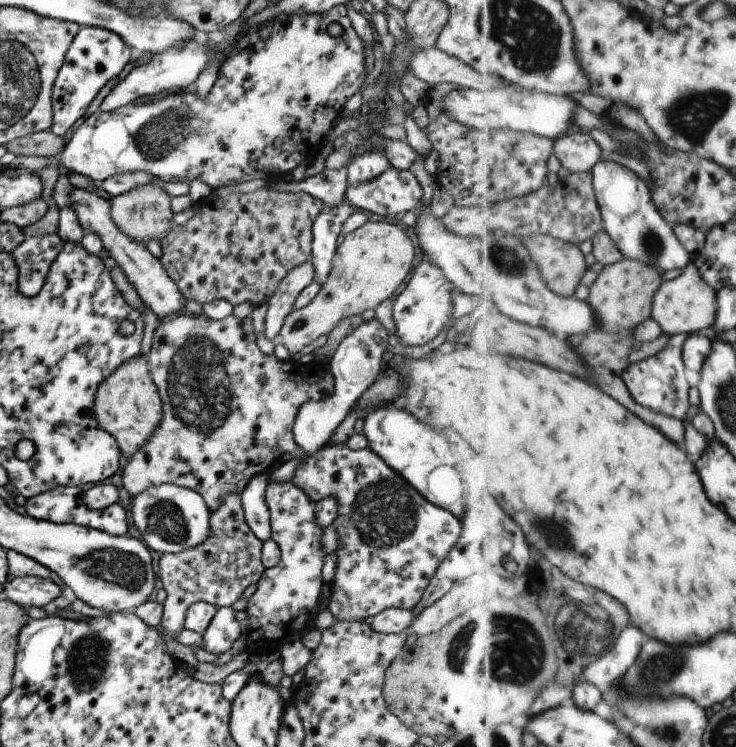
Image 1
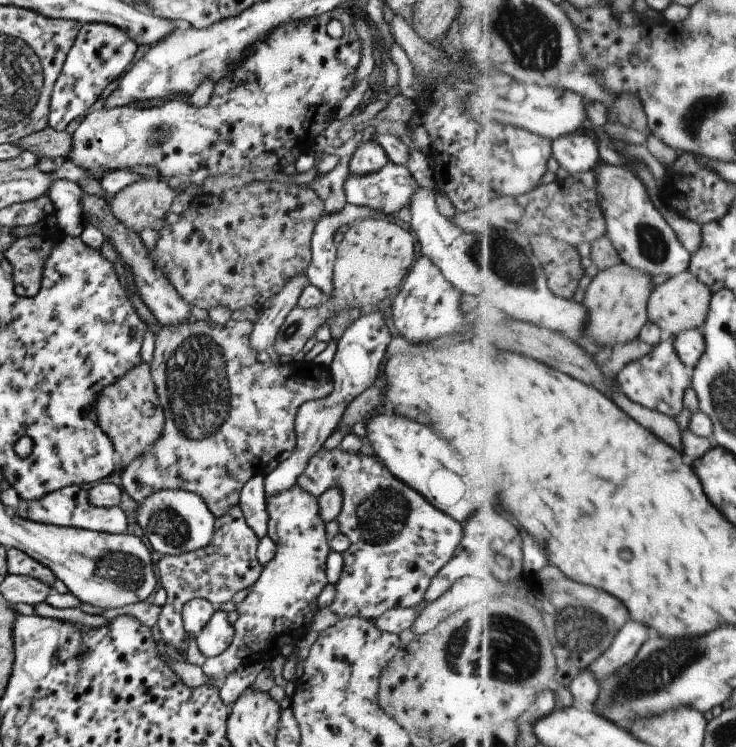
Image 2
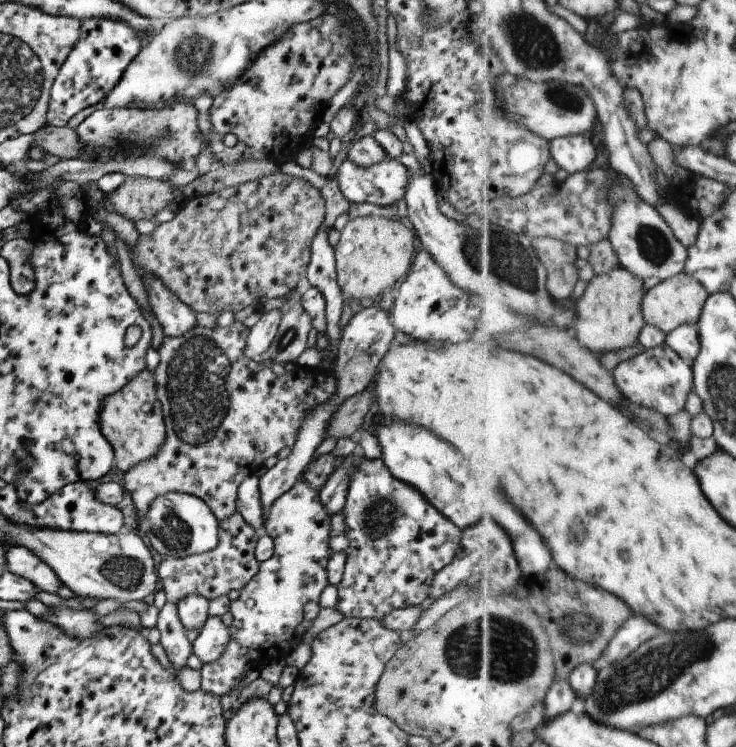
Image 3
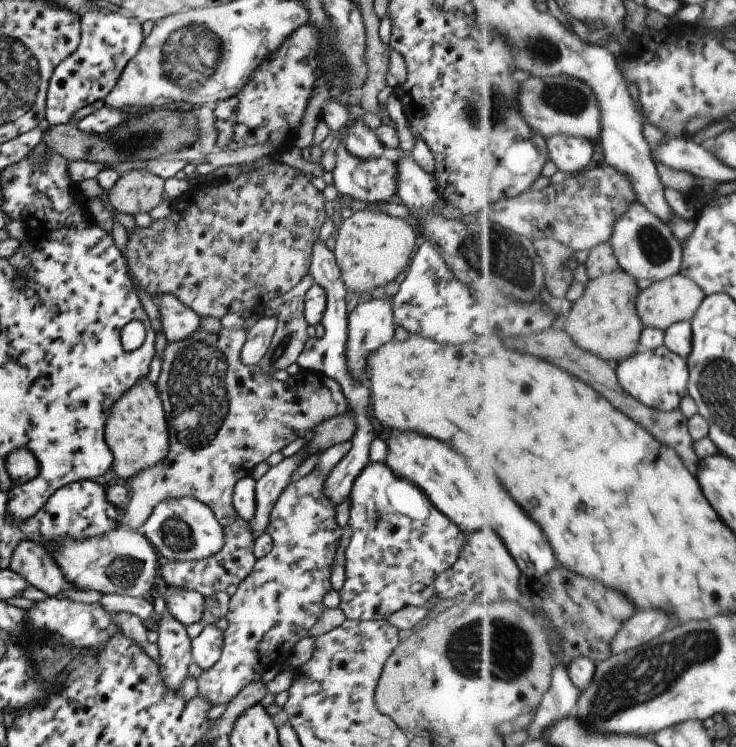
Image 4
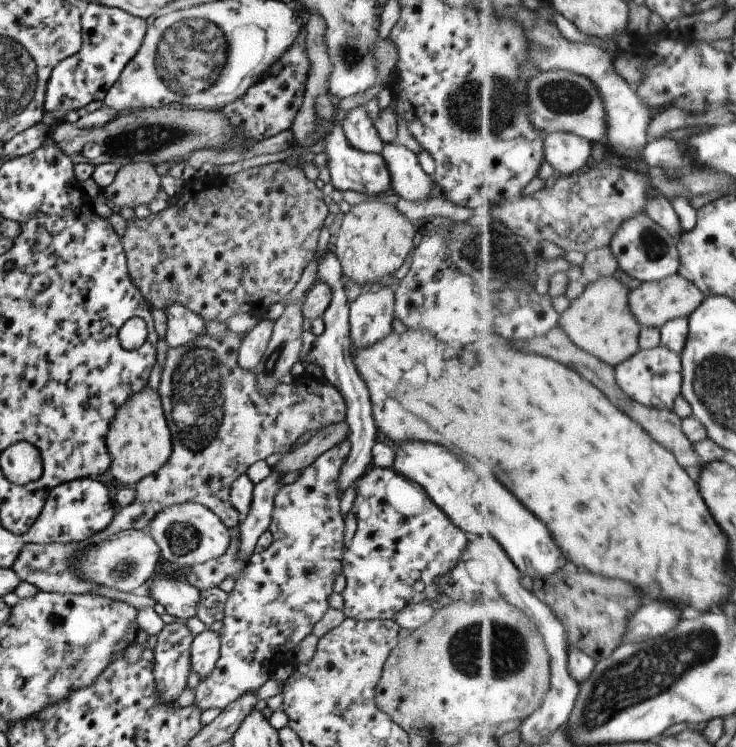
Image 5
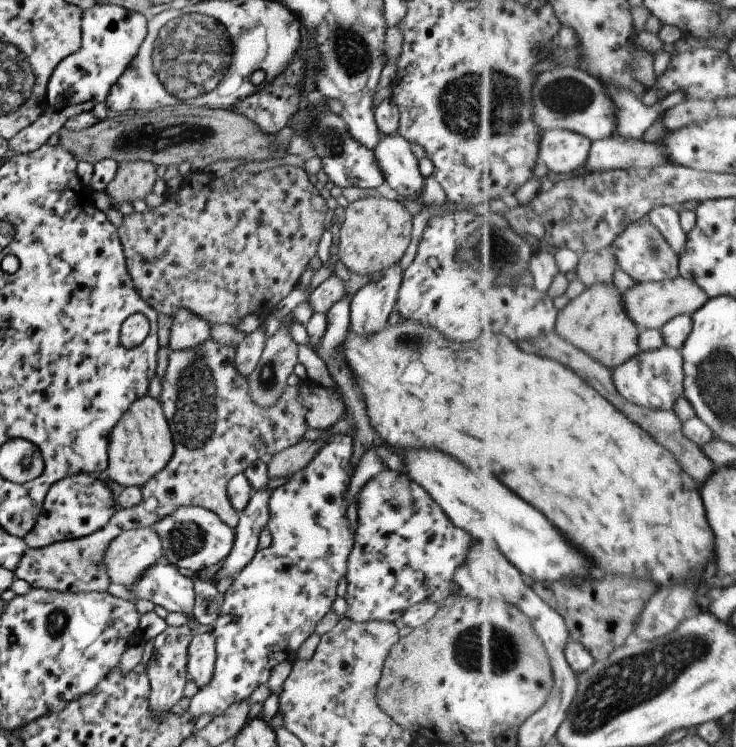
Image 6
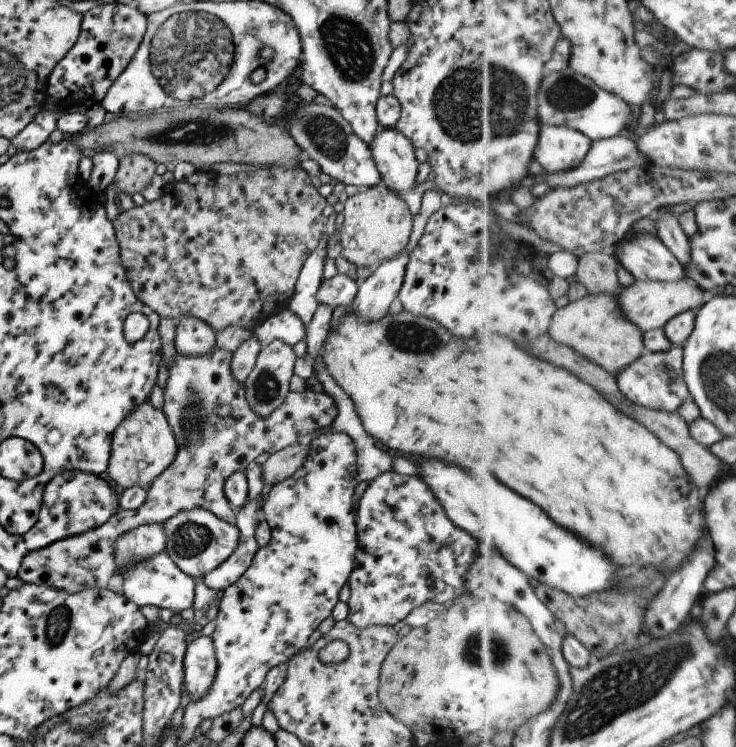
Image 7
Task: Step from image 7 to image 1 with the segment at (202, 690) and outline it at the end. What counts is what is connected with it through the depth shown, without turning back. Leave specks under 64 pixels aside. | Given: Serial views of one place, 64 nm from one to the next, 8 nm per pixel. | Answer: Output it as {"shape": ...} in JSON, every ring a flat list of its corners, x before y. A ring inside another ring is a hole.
{"shape":[[232,607,216,609,211,622,203,631,203,649,216,653,225,652,240,635,241,625]]}

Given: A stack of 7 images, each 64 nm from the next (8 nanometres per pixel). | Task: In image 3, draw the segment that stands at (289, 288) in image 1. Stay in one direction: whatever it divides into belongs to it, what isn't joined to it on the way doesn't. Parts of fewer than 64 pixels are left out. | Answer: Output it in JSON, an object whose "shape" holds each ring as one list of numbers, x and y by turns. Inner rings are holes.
{"shape":[[278,308,263,312,257,322,249,328,244,346,244,355,248,359,266,352,275,336,281,313]]}

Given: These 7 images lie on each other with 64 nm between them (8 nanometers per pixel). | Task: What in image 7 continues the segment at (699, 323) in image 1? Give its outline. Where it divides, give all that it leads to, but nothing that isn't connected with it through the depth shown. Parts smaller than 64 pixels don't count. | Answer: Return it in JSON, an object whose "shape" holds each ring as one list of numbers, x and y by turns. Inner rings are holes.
{"shape":[[692,279,678,281,635,280,632,285,622,289,618,295,625,316,645,333,663,329,672,318,687,311,697,311,709,300,708,291]]}

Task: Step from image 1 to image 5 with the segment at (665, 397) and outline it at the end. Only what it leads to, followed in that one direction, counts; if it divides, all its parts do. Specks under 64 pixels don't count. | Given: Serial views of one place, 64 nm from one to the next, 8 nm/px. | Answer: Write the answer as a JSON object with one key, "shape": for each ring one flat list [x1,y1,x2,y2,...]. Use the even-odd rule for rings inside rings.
{"shape":[[659,345,656,349,640,349,640,352,616,365,616,379,620,387,634,401,657,407,658,409,673,409,677,397,683,394,684,363,682,356,673,352,668,346]]}

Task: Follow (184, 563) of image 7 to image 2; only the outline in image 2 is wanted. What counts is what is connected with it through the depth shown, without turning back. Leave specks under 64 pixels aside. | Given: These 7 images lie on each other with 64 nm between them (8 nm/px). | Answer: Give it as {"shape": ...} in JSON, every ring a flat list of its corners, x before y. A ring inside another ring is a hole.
{"shape":[[156,490,137,505,135,520,149,546,163,555,200,549,212,540,214,516,200,496,186,490]]}

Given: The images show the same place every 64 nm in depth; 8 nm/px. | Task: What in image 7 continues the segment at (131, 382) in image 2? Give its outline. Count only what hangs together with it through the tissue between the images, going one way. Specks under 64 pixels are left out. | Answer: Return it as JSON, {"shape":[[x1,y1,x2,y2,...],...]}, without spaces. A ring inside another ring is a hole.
{"shape":[[147,400,135,406,110,434,107,476,124,489,133,485,146,489,169,466,176,450,176,440,162,409,156,409]]}

